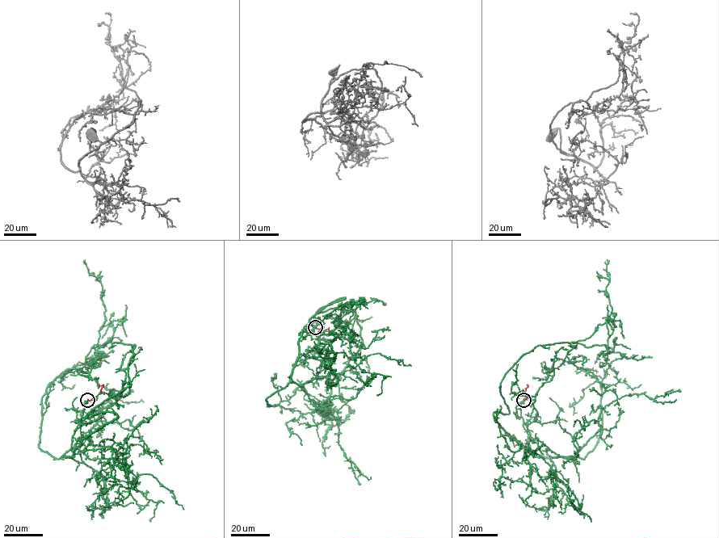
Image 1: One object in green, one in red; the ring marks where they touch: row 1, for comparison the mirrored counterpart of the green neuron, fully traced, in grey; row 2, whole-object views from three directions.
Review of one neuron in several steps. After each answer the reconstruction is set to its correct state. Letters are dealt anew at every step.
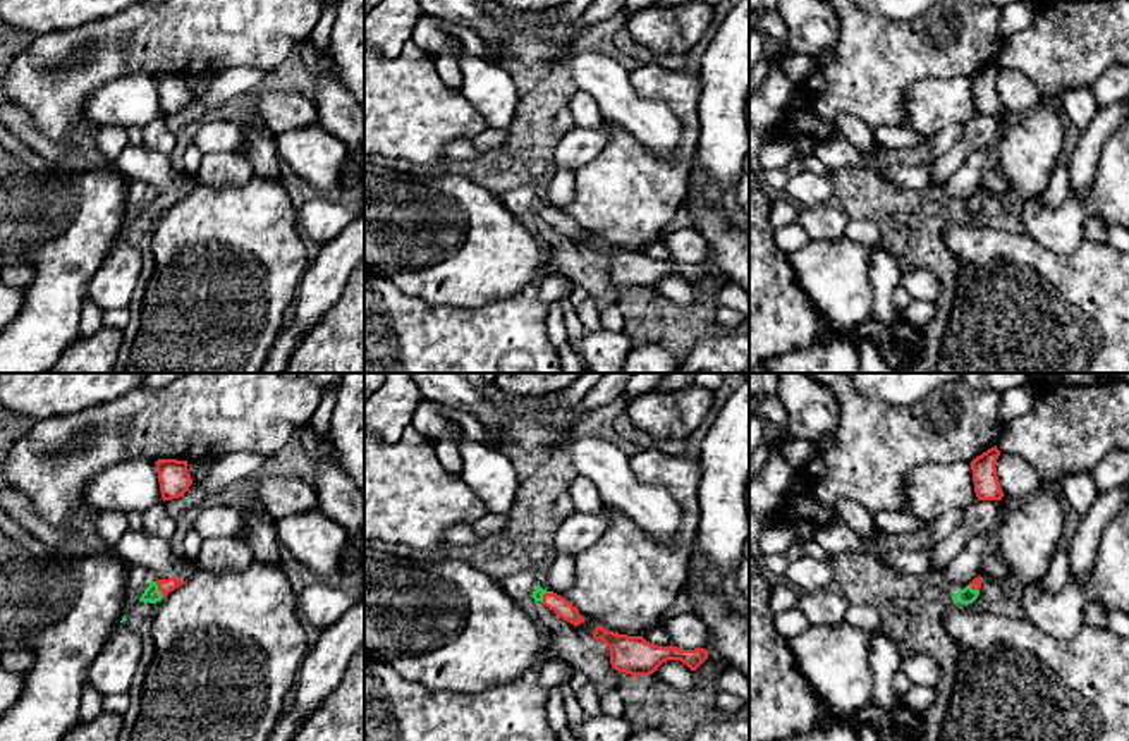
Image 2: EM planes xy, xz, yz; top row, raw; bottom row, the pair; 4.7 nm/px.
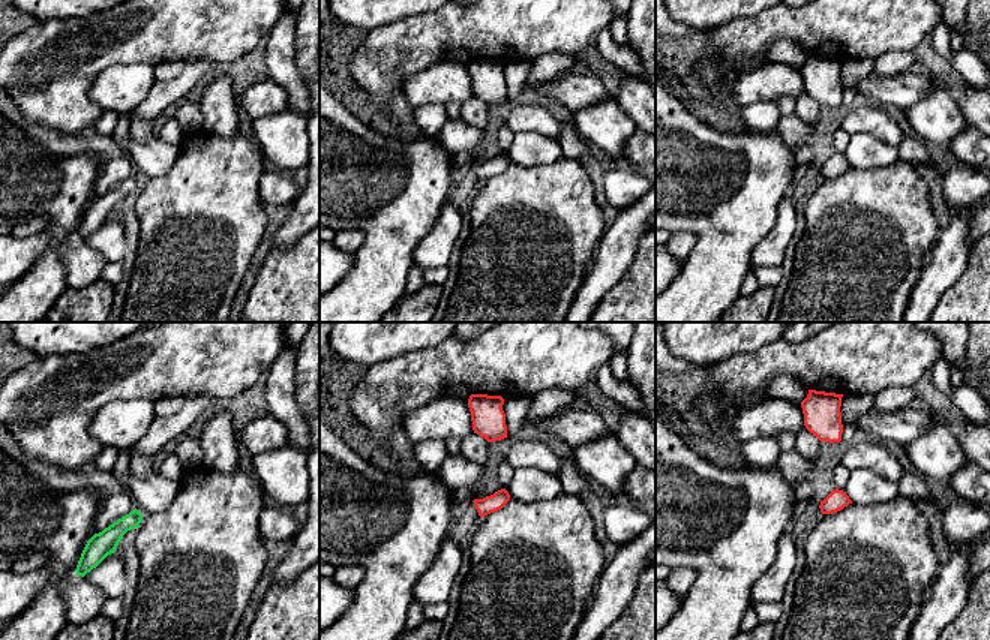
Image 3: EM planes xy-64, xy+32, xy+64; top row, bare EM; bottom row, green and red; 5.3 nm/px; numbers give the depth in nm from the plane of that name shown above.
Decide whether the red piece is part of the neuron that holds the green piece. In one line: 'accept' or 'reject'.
accept

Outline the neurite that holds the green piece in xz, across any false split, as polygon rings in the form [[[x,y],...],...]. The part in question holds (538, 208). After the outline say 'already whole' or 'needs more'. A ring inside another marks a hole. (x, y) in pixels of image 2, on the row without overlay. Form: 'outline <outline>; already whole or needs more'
outline [[[540,201],[533,206],[531,210],[534,213],[534,217],[541,217],[545,222],[548,222],[550,225],[553,225],[558,232],[562,232],[564,236],[579,241],[581,237],[584,237],[584,232],[579,229],[579,225],[564,211],[553,208],[553,206],[546,206]]]; needs more

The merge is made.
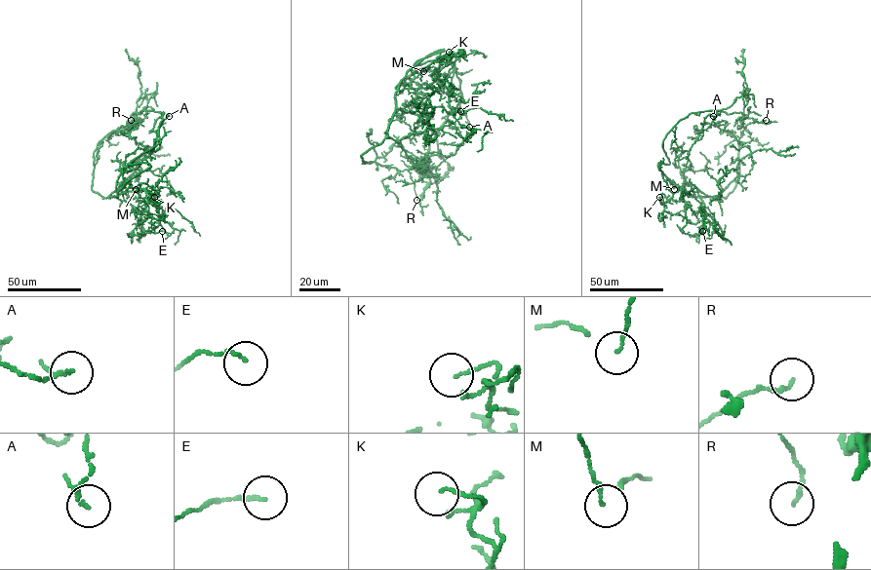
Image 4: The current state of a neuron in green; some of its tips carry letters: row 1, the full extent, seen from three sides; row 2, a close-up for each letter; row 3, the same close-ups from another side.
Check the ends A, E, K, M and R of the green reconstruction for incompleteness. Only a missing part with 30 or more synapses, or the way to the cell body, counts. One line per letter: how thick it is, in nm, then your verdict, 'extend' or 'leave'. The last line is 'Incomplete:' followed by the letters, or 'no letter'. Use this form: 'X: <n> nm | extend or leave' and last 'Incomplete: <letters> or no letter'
A: 90 nm | leave
E: 100 nm | leave
K: 80 nm | extend
M: 80 nm | leave
R: 120 nm | leave
Incomplete: K

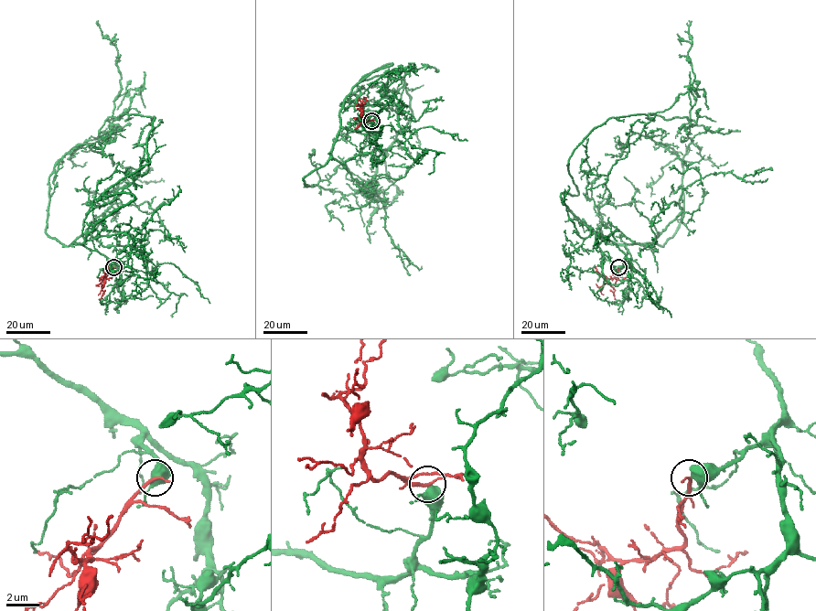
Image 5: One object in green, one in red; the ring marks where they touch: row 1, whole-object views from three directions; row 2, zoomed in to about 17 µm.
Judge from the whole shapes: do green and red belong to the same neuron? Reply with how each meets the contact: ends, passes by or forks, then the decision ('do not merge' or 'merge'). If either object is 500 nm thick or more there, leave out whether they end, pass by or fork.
green passes by; red ends there; merge

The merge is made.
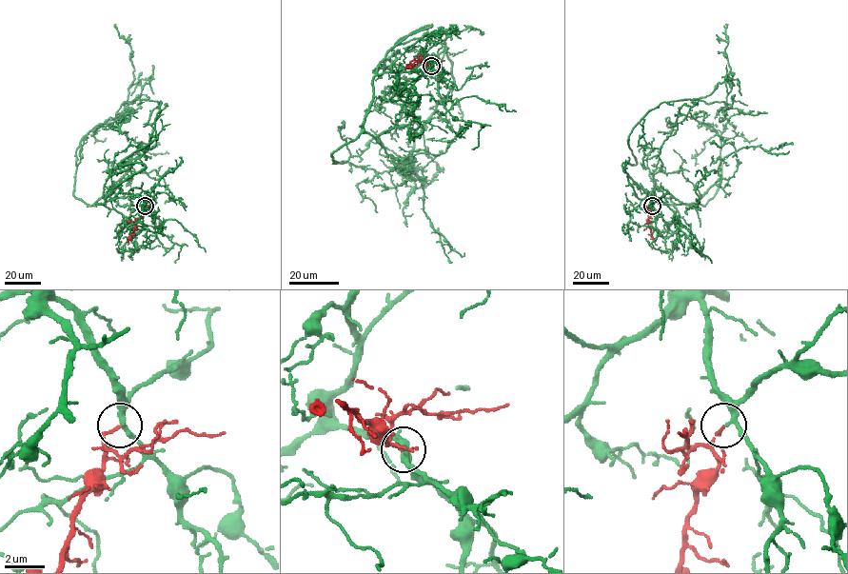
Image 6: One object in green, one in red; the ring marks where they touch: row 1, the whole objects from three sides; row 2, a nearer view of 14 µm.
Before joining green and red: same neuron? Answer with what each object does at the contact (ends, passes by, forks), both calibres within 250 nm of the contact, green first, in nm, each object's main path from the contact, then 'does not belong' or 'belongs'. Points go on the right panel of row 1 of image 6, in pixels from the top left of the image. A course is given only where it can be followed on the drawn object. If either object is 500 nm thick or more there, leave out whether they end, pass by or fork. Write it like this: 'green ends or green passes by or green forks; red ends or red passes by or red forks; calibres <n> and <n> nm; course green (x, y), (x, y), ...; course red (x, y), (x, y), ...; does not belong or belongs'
green passes by; red ends; calibres 240 and 130 nm; course green (652, 206), (655, 196), (622, 168), (636, 164), (628, 135), (662, 102), (727, 104), (725, 24); course red (652, 206), (647, 220), (653, 242); belongs

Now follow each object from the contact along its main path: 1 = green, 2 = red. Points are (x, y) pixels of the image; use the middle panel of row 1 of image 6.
1: (431, 66), (393, 71), (392, 49), (448, 33), (453, 88), (400, 168), (416, 175), (390, 168)
2: (431, 66), (422, 60), (406, 68)

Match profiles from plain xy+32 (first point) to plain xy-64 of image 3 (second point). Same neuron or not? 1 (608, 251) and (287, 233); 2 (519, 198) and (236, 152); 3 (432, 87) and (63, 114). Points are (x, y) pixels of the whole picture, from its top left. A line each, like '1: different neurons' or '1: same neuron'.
1: same neuron
2: same neuron
3: different neurons

